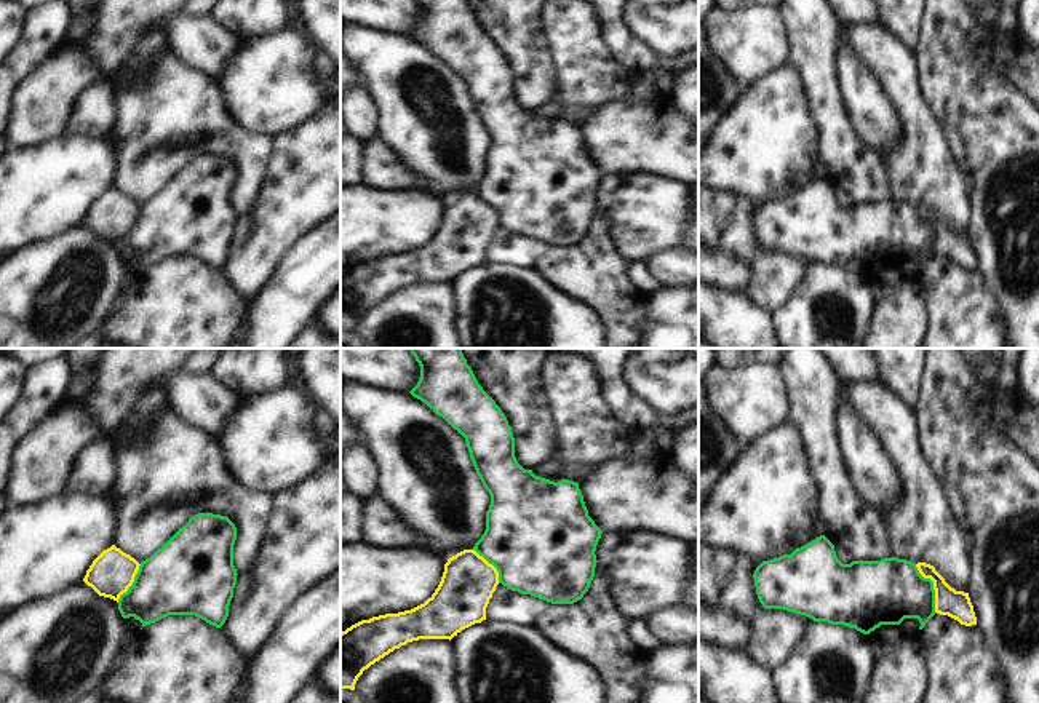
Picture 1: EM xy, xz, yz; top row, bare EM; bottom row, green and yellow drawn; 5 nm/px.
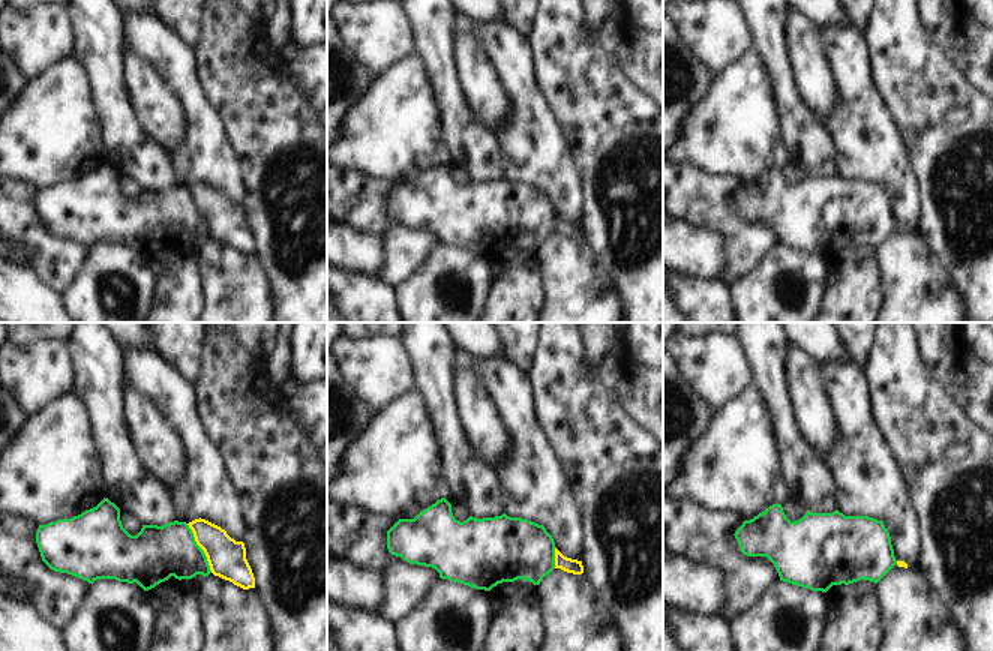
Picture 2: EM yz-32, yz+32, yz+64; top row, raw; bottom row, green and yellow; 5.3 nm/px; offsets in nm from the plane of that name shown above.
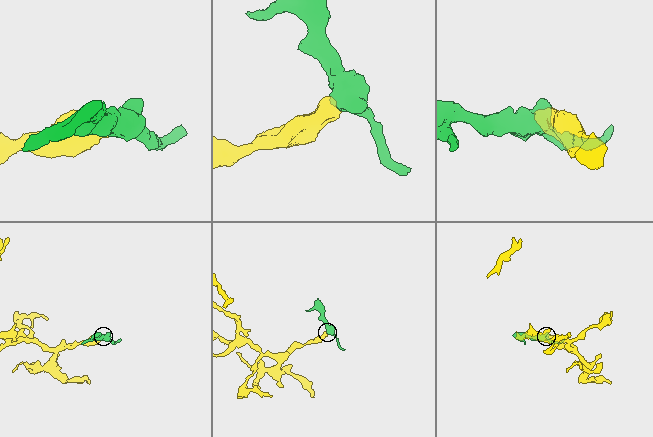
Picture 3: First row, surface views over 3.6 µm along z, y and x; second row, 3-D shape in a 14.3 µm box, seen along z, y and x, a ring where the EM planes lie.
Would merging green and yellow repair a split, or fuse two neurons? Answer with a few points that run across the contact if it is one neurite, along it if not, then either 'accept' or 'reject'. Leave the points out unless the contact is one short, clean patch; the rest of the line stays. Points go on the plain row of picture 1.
yz (915, 206), (932, 224), (934, 251), (937, 254) | reject

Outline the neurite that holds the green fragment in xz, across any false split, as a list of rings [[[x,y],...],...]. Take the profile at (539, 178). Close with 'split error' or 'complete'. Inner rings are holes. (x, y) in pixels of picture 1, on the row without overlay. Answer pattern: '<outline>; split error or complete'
[[[416,0],[420,21],[409,34],[457,72],[491,137],[486,173],[473,192],[499,214],[499,225],[551,246],[574,246],[595,219],[601,171],[588,158],[579,125],[559,125],[524,112],[515,99],[515,80],[505,56],[478,26],[465,0]]]; complete

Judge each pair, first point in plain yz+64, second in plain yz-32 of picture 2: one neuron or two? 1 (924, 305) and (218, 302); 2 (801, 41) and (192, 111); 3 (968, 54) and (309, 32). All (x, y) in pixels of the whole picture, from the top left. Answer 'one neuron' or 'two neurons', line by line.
1: one neuron
2: two neurons
3: two neurons

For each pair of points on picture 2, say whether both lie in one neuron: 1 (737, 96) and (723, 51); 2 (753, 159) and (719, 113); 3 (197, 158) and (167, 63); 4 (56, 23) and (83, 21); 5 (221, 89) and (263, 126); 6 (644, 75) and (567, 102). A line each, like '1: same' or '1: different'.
1: different
2: same
3: same
4: different
5: same
6: different

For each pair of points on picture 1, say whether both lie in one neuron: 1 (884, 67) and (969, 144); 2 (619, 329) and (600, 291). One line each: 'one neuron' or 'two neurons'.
1: two neurons
2: one neuron

